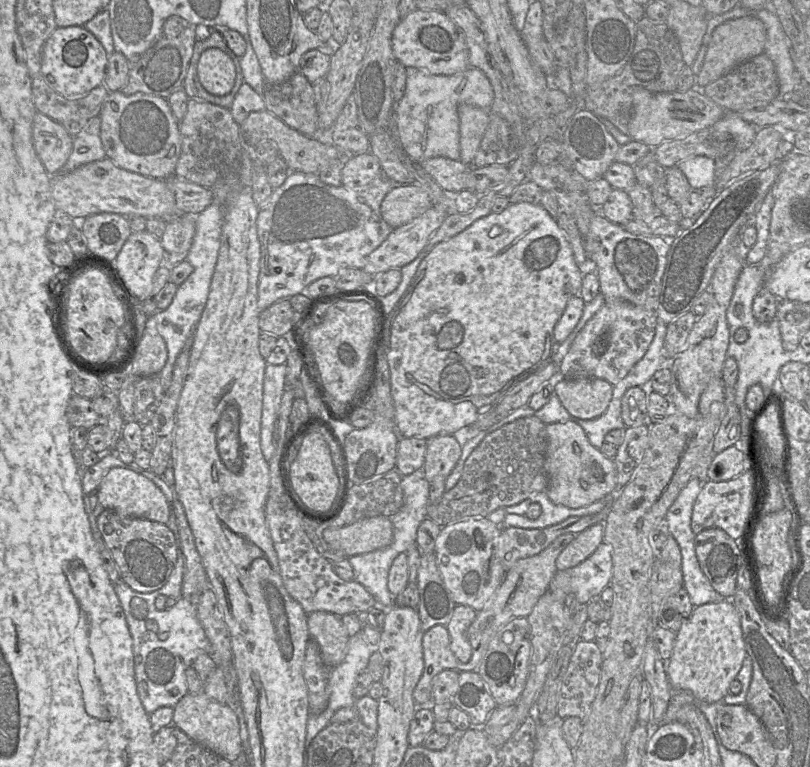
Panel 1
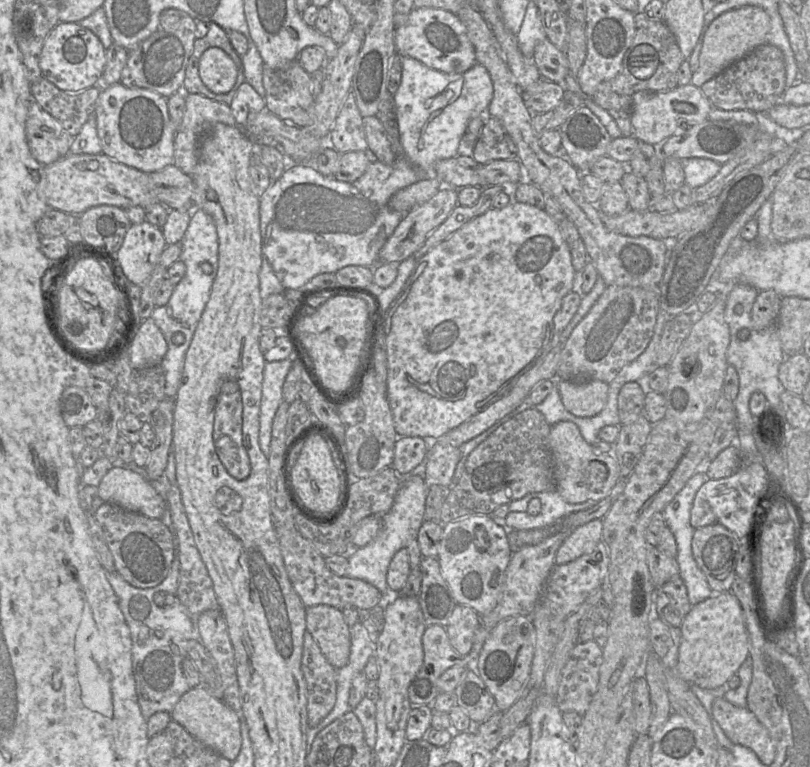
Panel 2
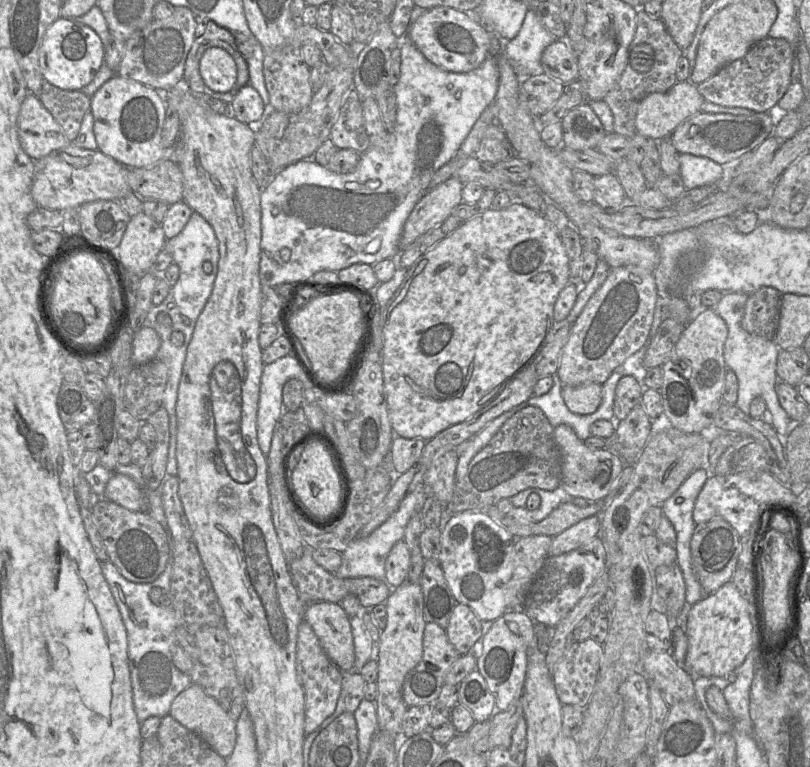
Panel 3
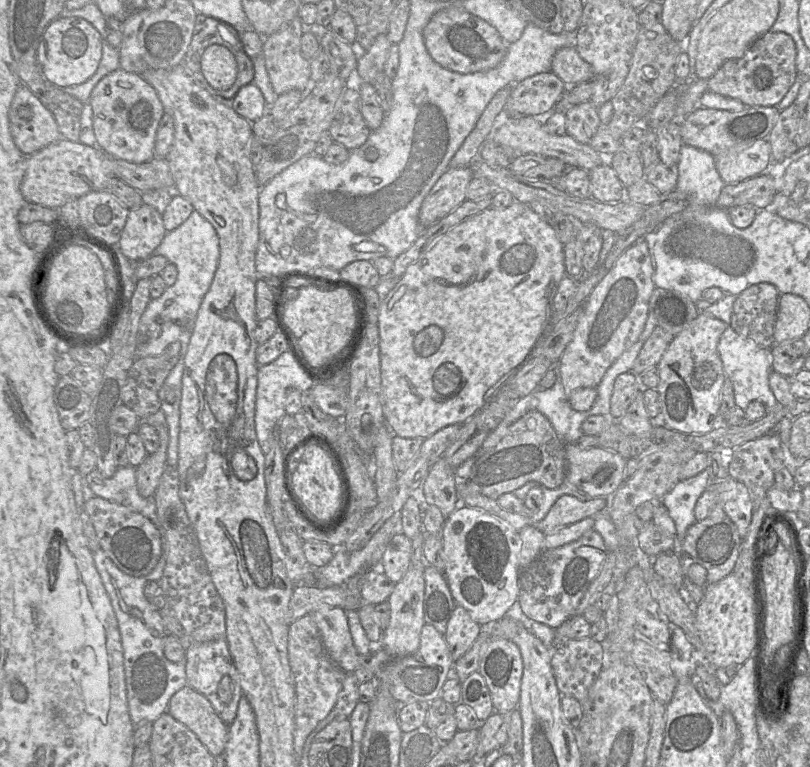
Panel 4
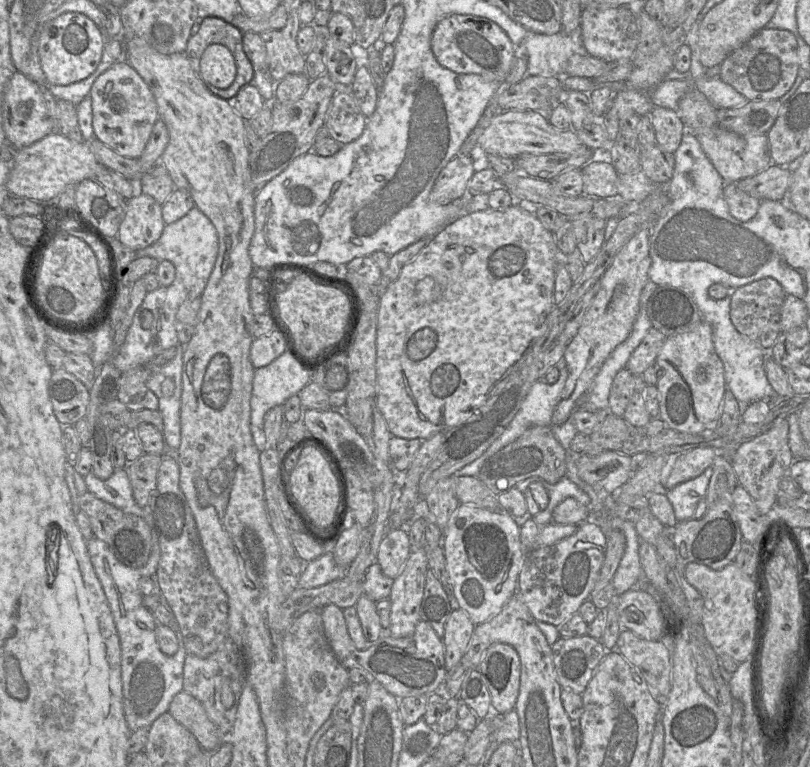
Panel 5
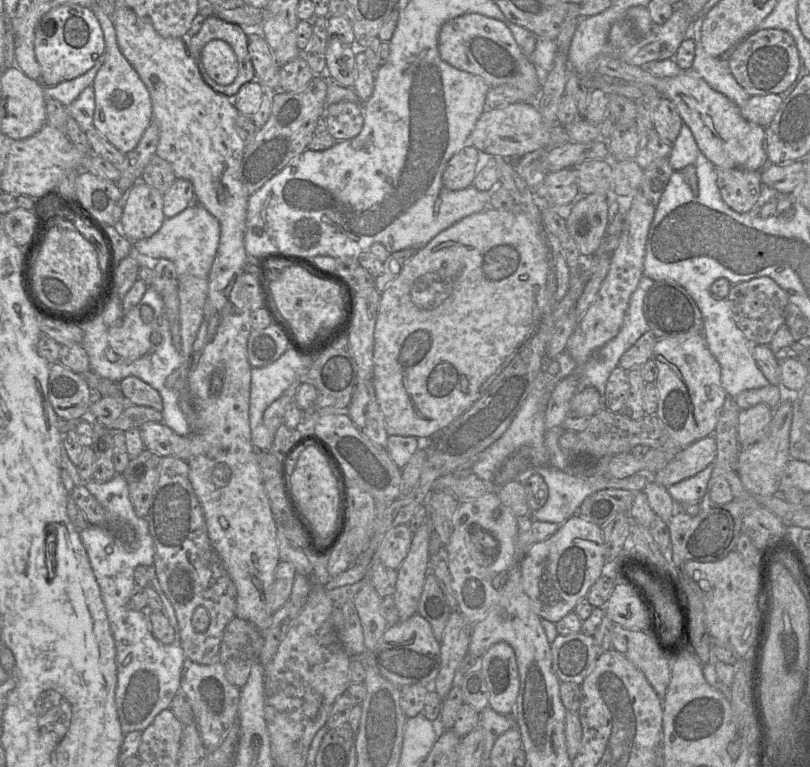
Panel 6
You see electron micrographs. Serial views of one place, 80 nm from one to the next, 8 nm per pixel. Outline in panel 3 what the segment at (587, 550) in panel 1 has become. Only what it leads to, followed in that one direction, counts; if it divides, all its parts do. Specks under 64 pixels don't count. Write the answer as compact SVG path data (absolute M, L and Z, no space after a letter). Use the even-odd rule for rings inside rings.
M591 516L552 537L549 556L558 556L575 550L596 537L600 530L598 516Z

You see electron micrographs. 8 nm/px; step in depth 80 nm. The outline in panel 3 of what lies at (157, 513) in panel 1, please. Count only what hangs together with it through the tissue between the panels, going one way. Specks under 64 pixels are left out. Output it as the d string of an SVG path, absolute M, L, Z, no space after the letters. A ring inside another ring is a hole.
M113 473L106 484L104 498L134 512L147 512L144 489L124 474Z

